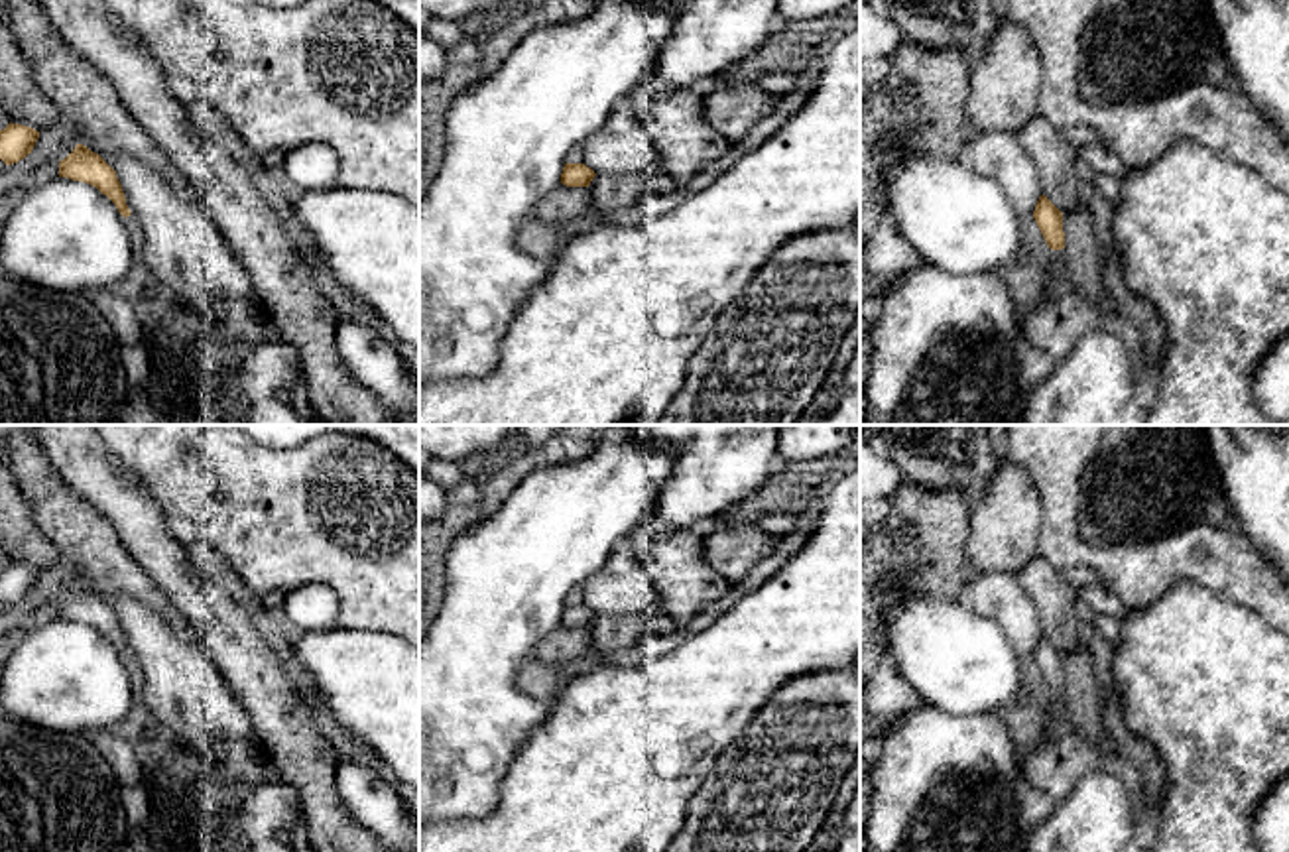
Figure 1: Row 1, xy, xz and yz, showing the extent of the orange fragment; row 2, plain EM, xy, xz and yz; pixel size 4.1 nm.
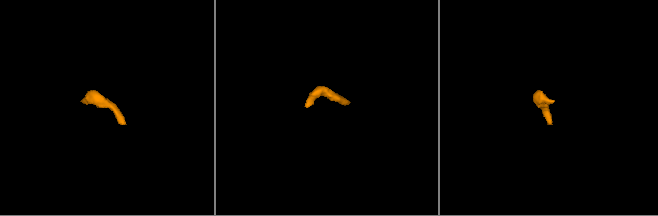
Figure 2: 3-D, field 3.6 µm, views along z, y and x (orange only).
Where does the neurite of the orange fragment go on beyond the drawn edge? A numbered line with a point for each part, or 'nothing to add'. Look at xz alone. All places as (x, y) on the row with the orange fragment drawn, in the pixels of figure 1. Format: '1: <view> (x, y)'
nothing to add

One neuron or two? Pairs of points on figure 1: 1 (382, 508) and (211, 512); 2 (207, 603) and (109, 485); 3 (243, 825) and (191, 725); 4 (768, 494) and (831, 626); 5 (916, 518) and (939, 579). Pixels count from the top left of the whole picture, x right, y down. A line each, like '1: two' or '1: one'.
1: one
2: one
3: two
4: two
5: one

